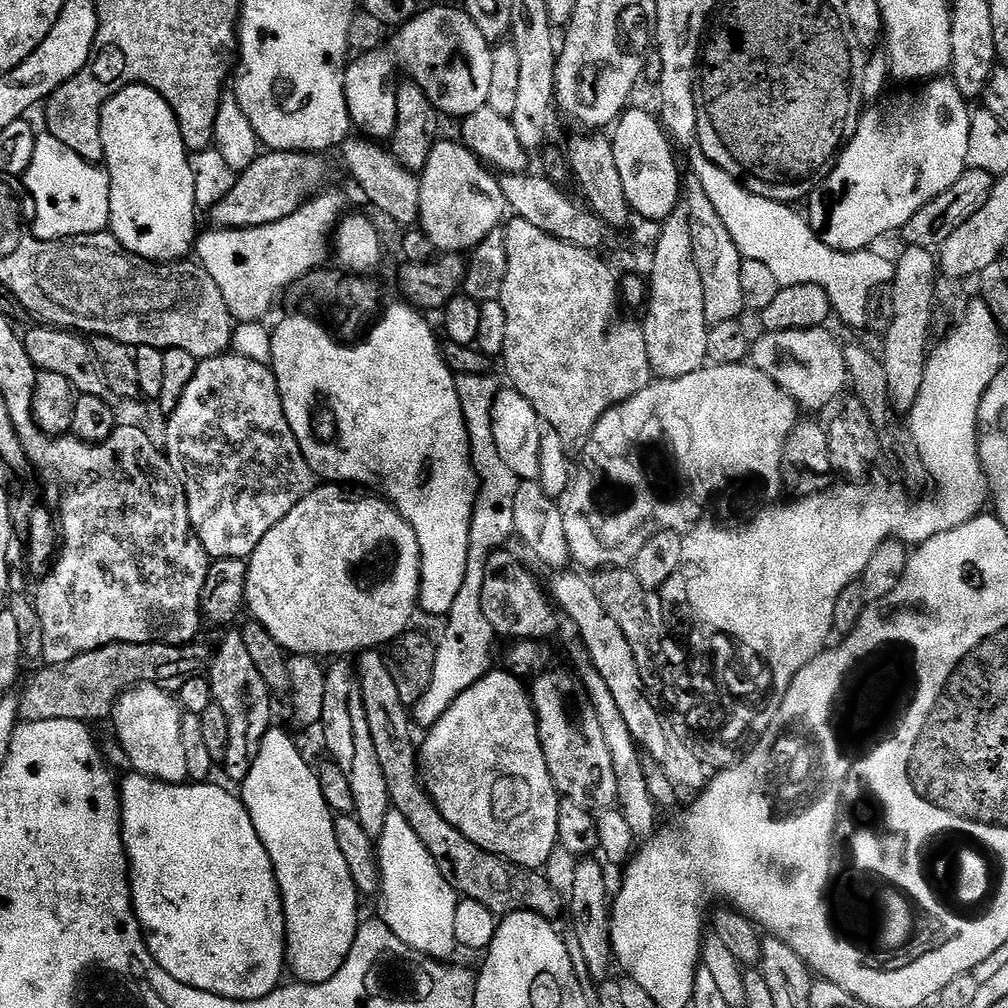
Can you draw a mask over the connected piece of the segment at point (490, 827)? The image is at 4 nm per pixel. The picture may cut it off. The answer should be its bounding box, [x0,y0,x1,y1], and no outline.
[418,670,561,870]

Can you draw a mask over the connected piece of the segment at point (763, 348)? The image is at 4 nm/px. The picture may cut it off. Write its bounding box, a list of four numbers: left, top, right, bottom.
[750,327,849,412]

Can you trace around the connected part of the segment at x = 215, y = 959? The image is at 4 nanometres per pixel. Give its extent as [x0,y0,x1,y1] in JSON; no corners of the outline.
[118,771,286,1000]

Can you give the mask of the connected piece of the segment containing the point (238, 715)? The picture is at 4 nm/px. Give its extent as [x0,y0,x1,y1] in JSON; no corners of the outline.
[206,631,274,782]

